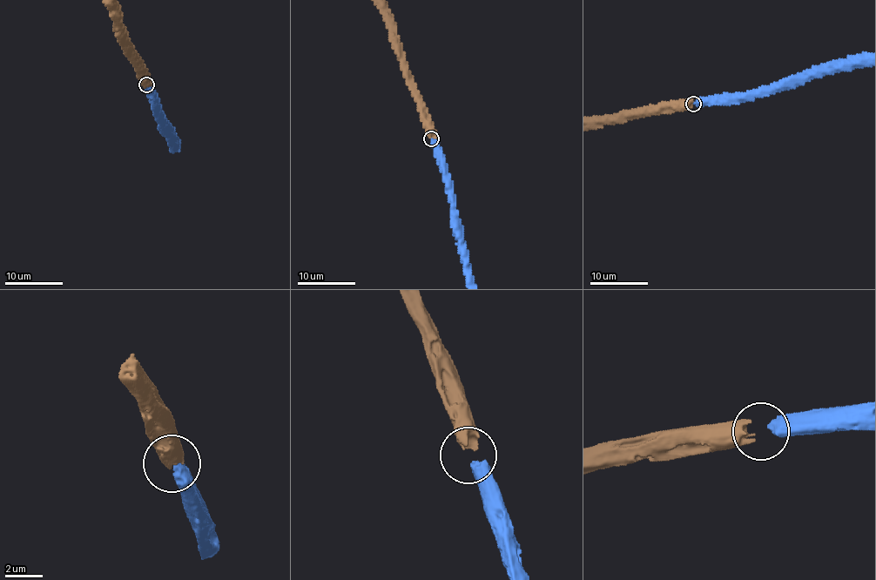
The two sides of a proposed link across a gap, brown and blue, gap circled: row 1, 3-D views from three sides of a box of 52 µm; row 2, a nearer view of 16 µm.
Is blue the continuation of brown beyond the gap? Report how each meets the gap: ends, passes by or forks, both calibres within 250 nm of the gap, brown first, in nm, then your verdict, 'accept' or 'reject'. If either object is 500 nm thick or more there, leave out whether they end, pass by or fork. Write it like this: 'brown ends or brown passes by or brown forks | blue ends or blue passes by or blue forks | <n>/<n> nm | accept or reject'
240/550 nm | accept

